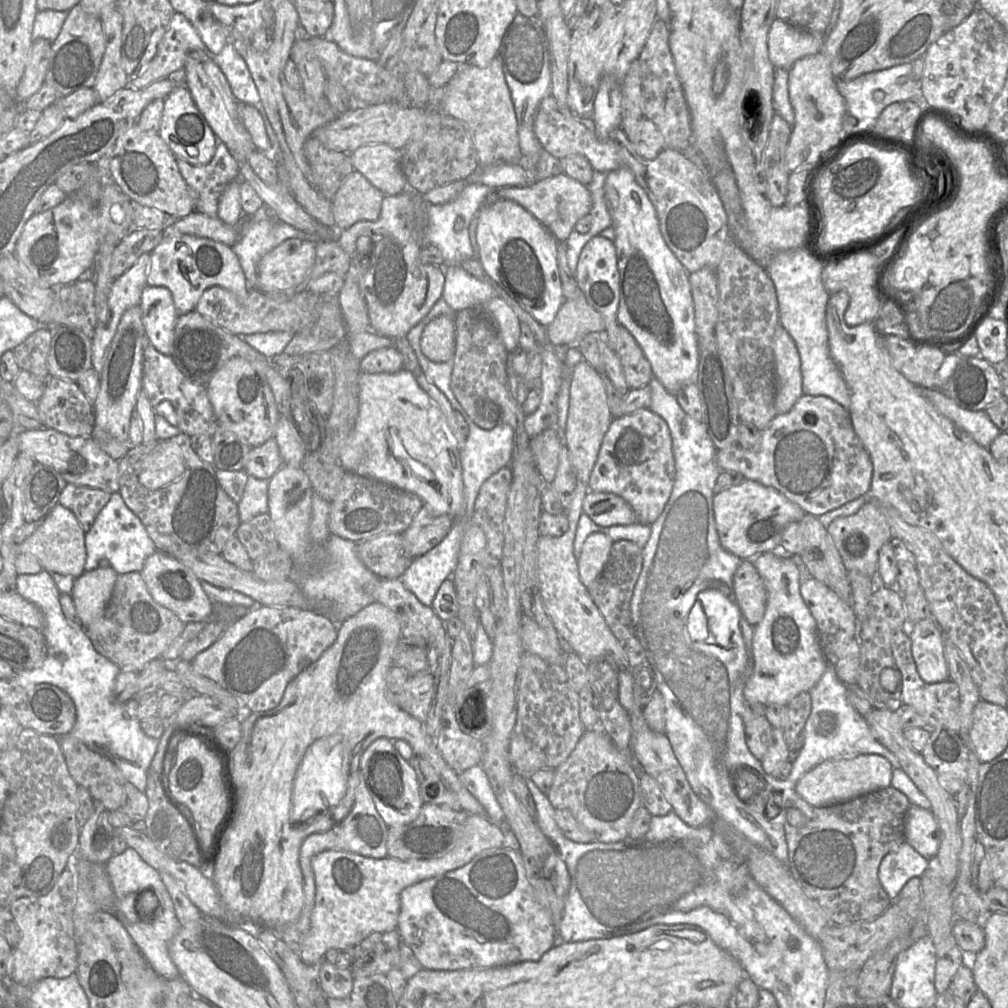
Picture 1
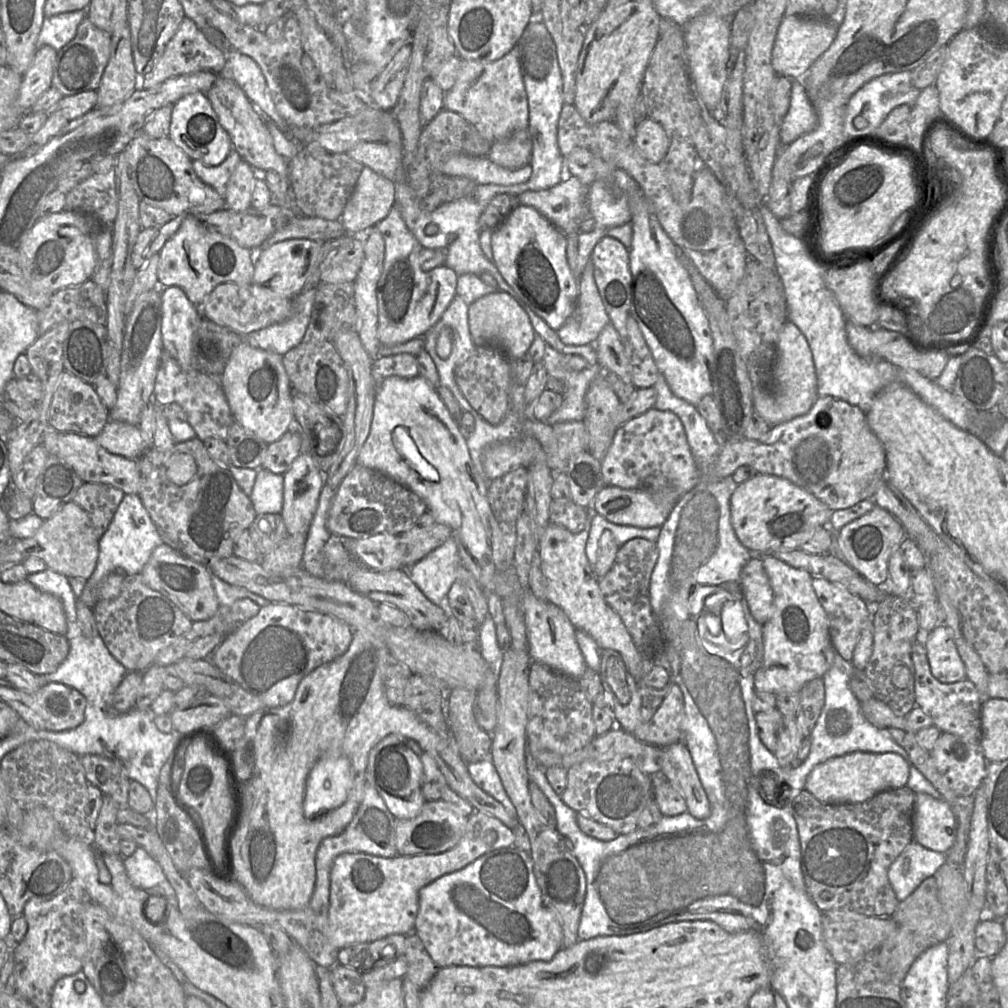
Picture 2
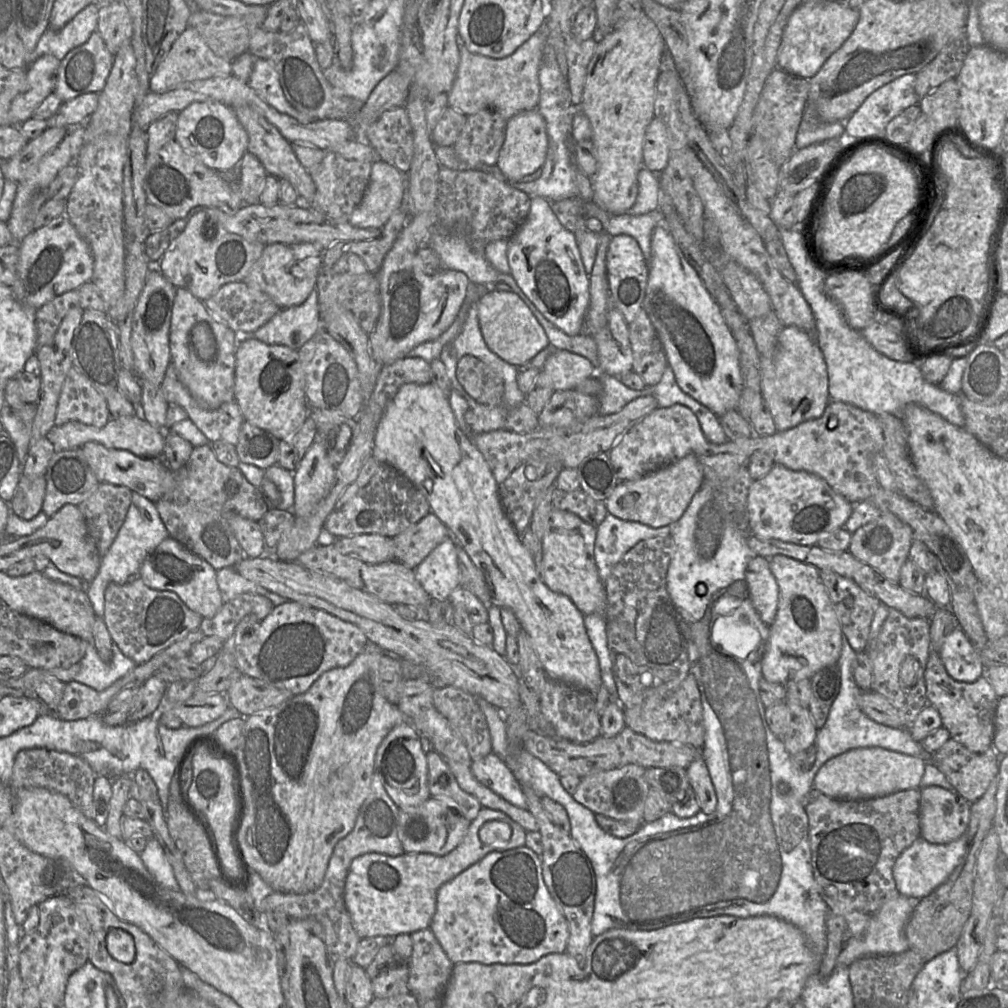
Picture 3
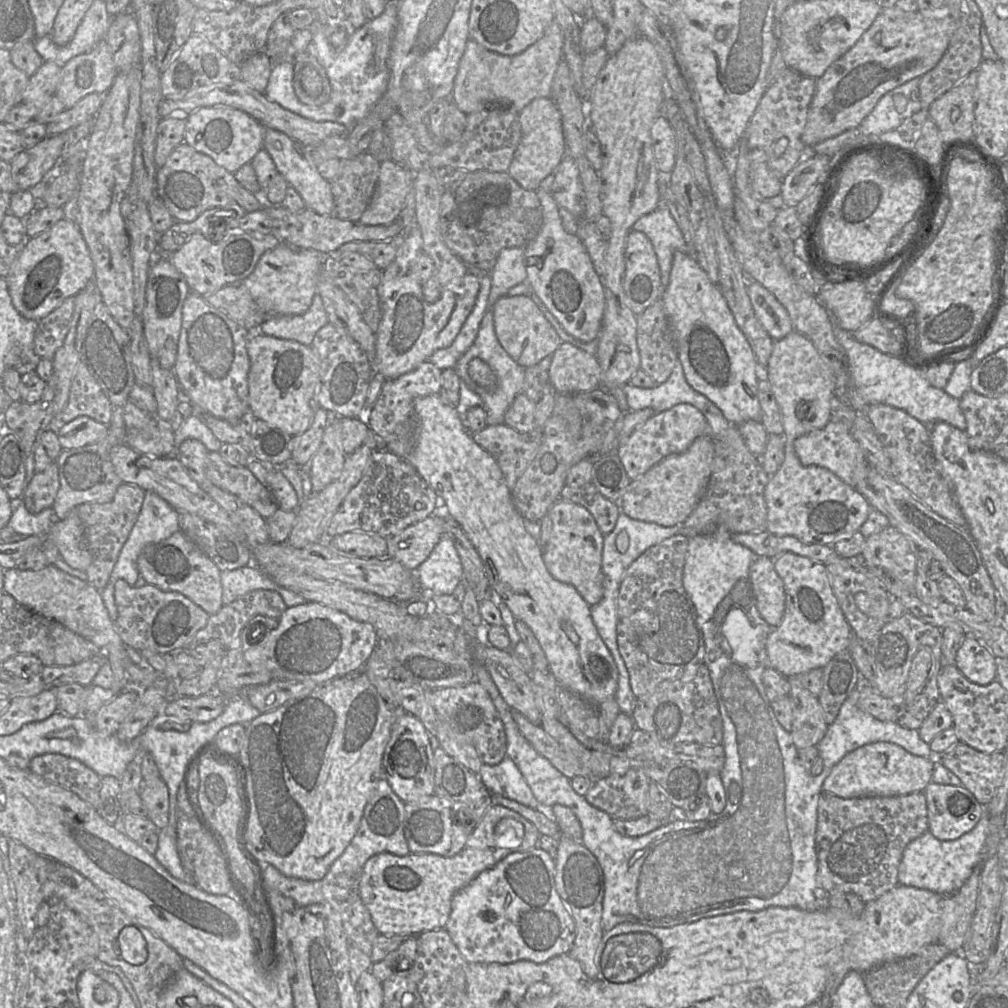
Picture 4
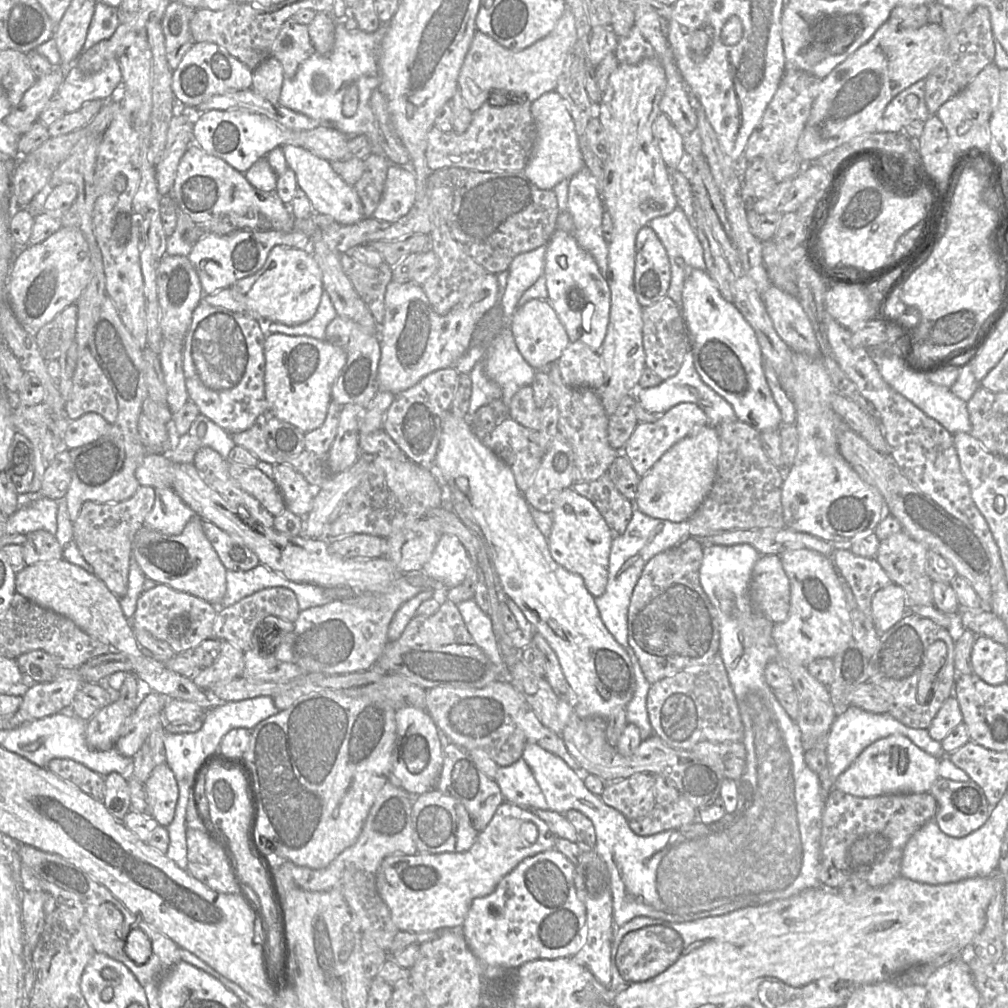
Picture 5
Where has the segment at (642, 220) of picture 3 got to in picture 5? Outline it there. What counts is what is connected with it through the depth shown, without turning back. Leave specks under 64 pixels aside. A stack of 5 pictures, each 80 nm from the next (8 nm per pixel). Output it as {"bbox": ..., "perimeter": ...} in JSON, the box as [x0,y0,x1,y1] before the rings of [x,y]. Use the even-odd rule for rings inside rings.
{"bbox":[648,207,705,303],"perimeter":[[[679,207],[666,216],[652,219],[648,227],[657,234],[671,263],[667,297],[680,303],[686,277],[695,269],[705,270],[703,248],[695,228]]]}

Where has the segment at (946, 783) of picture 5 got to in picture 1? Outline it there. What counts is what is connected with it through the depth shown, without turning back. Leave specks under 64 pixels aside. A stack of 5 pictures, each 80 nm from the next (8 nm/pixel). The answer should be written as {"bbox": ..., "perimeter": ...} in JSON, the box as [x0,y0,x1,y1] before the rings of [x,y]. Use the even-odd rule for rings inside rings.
{"bbox":[904,806,939,859],"perimeter":[[[910,806],[904,823],[904,839],[926,859],[934,857],[939,849],[937,821],[929,809]]]}

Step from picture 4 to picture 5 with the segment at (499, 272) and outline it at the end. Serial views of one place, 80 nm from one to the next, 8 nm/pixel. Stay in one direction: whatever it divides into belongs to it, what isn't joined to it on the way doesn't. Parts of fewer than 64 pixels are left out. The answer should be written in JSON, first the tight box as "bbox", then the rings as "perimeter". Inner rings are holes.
{"bbox":[498,246,546,319],"perimeter":[[[546,246],[517,255],[505,273],[499,273],[498,306],[510,319],[524,292],[543,276]]]}

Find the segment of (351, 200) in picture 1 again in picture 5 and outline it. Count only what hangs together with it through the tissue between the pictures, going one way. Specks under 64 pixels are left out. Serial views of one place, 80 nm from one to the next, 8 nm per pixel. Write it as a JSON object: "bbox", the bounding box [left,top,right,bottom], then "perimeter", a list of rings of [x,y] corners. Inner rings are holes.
{"bbox":[371,164,417,221],"perimeter":[[[389,164],[381,200],[371,215],[384,221],[395,221],[406,215],[417,194],[416,177],[398,165]]]}

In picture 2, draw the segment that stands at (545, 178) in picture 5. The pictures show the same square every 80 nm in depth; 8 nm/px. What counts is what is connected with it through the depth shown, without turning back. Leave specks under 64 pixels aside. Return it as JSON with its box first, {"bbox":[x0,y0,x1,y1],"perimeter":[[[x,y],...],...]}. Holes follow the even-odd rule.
{"bbox":[488,129,532,170],"perimeter":[[[527,129],[517,130],[506,139],[493,143],[488,159],[501,167],[516,170],[530,164],[532,147],[532,137]]]}

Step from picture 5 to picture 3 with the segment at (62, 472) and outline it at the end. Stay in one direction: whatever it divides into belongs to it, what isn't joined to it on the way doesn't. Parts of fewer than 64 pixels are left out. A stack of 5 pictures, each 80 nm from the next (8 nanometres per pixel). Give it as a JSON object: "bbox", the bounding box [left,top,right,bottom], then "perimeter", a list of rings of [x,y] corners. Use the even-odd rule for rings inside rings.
{"bbox":[10,476,46,520],"perimeter":[[[44,476],[20,478],[12,499],[10,511],[24,520],[30,520],[42,512],[46,481]]]}

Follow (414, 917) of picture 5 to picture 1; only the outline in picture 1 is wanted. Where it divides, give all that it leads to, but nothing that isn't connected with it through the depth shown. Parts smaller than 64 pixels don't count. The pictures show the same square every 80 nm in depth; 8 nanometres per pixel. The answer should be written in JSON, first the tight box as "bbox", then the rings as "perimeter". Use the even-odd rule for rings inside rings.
{"bbox":[298,814,503,966],"perimeter":[[[469,814],[455,847],[435,859],[402,861],[374,859],[346,851],[326,850],[315,855],[311,867],[315,877],[315,905],[310,928],[298,955],[308,966],[318,965],[328,950],[355,947],[372,933],[396,931],[401,892],[416,883],[443,875],[469,863],[479,853],[502,848],[503,833],[485,815]]]}

